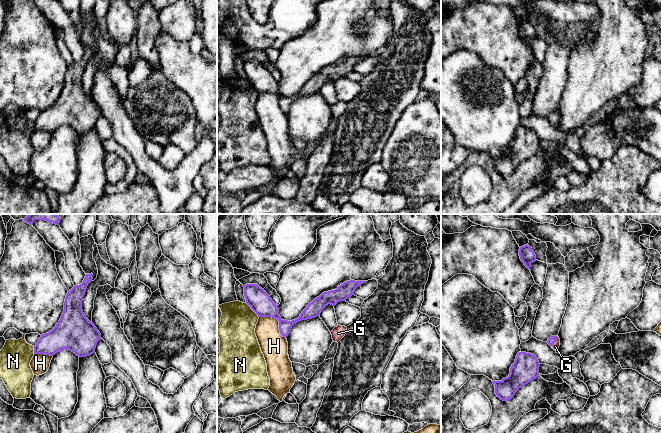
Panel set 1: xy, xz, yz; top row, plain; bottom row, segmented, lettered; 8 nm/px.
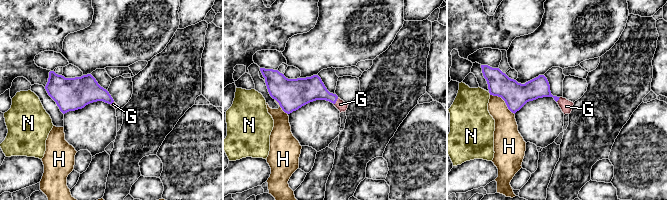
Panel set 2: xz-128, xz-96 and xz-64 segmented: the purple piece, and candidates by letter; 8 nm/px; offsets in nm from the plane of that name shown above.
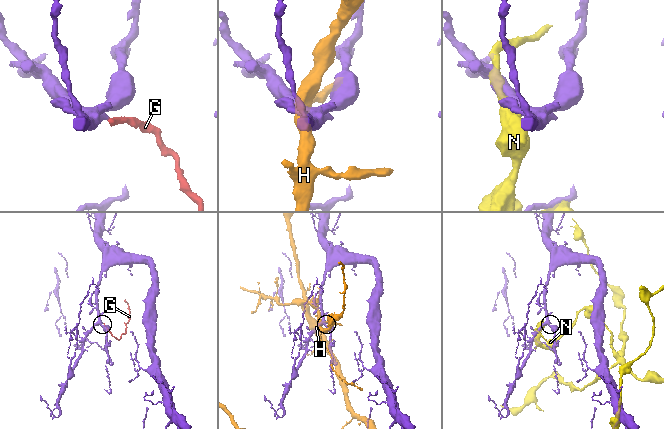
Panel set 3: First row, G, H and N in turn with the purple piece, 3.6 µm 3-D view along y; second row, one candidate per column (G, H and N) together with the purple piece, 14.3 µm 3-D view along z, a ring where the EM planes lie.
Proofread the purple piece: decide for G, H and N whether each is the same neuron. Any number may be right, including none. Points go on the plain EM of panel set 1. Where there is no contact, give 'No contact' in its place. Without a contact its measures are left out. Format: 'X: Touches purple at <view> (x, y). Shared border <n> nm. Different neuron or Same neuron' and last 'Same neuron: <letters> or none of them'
G: Touches purple at yz (555, 117). Shared border 100 nm. Same neuron
H: Touches purple at xz (277, 95). Shared border 280 nm. Different neuron
N: Touches purple at xz (252, 85). Shared border 160 nm. Different neuron
Same neuron: G

